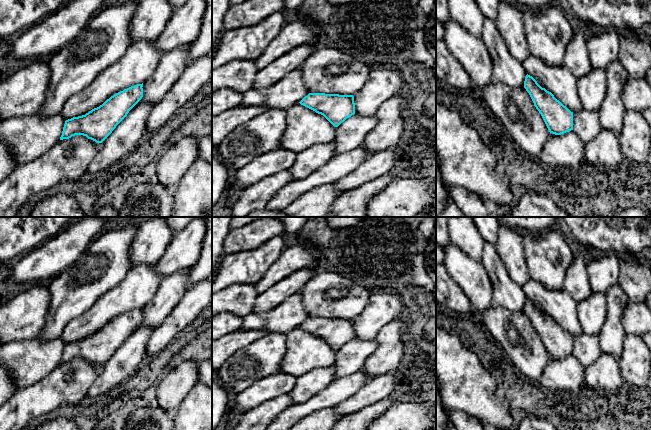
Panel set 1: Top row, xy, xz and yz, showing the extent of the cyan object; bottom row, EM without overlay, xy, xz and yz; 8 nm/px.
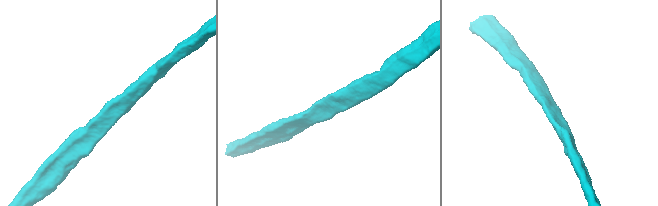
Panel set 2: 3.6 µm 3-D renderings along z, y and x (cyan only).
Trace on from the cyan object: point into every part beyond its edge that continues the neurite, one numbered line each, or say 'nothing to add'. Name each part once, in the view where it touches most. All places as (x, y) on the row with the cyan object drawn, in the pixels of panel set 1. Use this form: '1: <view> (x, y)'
nothing to add

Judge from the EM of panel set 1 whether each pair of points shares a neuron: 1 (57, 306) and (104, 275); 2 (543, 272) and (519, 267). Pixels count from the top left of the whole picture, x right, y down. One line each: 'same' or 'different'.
1: same
2: different

